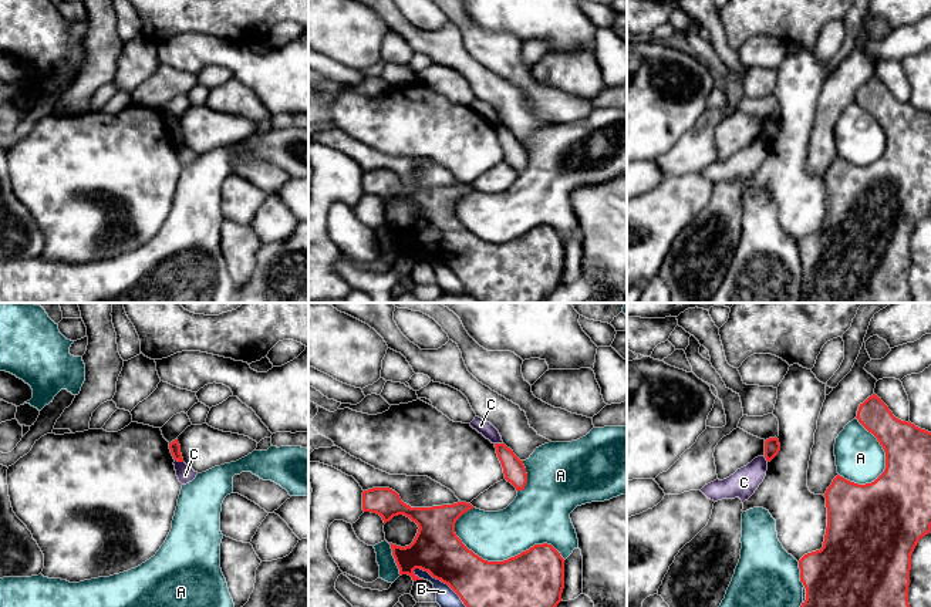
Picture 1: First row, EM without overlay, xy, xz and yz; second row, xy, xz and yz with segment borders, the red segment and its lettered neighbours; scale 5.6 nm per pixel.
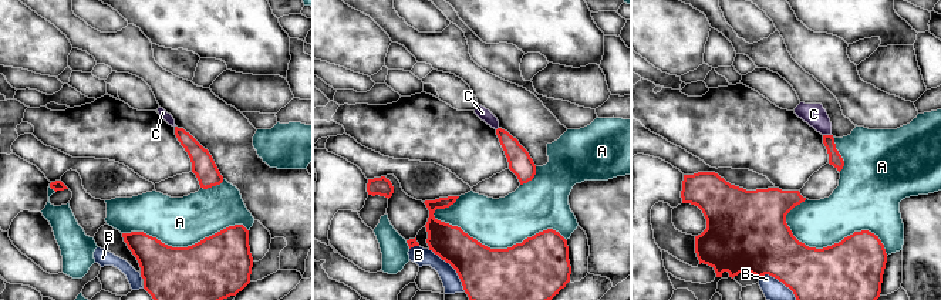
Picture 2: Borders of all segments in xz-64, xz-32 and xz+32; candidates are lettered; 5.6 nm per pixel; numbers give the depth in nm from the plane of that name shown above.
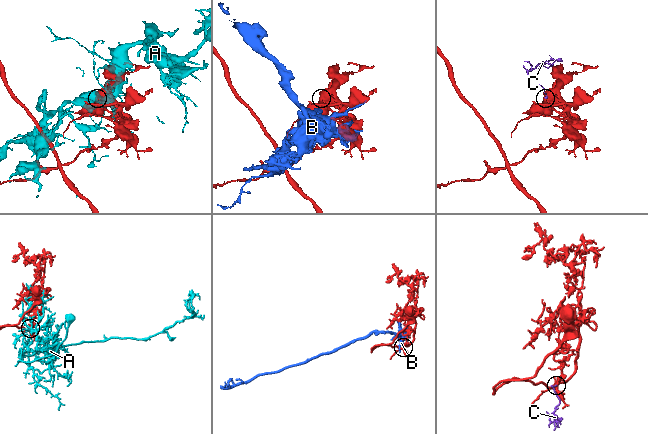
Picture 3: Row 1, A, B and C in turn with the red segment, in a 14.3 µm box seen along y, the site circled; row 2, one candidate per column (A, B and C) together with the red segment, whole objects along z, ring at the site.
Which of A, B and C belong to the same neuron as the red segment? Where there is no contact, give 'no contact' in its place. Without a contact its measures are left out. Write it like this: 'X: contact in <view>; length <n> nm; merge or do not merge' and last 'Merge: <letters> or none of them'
A: contact in xz; length 650 nm; do not merge
B: contact in xz; length 380 nm; do not merge
C: contact in xy; length 50 nm; do not merge
Merge: none of them

